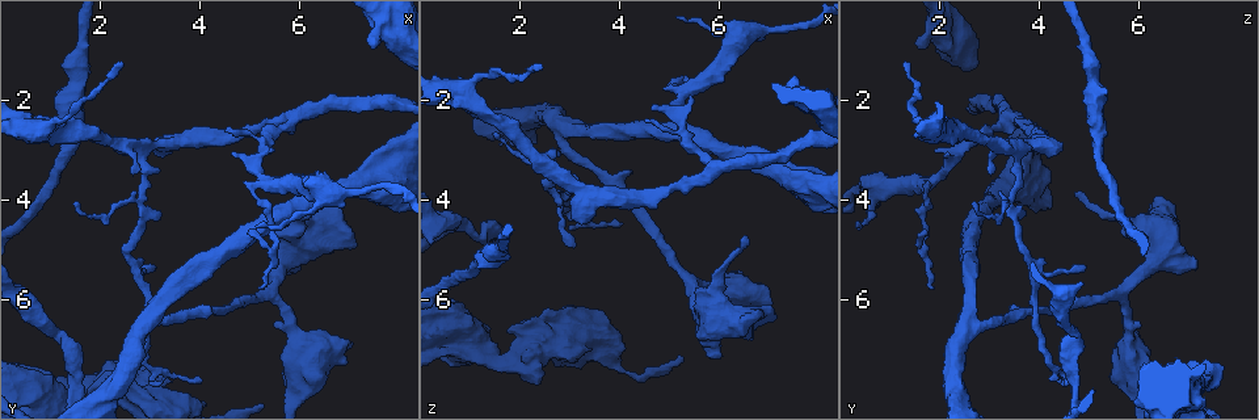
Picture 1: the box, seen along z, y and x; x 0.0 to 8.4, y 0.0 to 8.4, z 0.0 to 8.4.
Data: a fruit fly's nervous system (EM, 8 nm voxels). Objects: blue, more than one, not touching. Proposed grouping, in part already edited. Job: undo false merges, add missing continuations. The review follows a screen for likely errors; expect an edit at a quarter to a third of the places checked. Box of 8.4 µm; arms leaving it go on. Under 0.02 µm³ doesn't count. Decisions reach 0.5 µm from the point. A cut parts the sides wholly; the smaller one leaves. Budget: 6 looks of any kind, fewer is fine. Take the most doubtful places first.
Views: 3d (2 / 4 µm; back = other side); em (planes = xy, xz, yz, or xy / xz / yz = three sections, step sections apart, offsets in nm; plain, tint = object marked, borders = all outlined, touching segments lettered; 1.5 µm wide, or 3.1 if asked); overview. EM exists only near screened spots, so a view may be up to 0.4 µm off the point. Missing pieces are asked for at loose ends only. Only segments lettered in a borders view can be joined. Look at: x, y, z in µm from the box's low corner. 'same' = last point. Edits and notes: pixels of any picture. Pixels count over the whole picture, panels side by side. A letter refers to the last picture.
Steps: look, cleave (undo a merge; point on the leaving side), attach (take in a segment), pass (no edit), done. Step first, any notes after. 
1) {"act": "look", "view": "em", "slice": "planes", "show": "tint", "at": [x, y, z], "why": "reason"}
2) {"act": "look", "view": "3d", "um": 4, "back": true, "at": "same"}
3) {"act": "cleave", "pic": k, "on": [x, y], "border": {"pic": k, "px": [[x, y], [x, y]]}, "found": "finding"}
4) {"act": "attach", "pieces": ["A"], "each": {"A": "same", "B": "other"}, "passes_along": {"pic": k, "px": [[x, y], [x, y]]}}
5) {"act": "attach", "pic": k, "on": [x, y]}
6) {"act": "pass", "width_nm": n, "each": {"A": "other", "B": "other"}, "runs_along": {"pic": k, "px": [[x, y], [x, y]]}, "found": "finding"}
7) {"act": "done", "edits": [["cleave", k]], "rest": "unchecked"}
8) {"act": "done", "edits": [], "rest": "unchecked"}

{"act": "look", "view": "em", "slice": "planes", "show": "borders", "at": [5.90, 5.40, 7.15], "why": "an open end"}

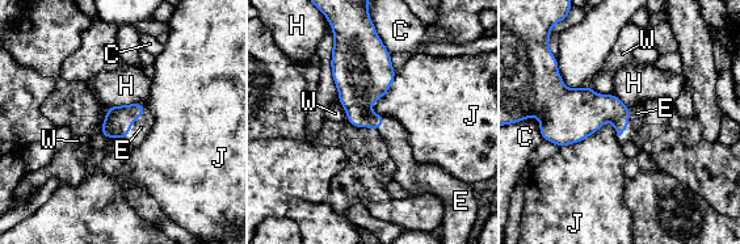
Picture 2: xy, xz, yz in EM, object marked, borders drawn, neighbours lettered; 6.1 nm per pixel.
{"act": "attach", "pieces": ["E"], "longest_contact_nm": ["J", 380], "each": {"C": "other", "E": "same", "H": "other", "J": "other", "W": "other"}, "passes_along": {"pic": 2, "px": [[118, 120], [133, 122], [141, 127]]}, "found": "the neuron continues"}

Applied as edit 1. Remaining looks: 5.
{"act": "look", "view": "overview", "why": "redraw"}

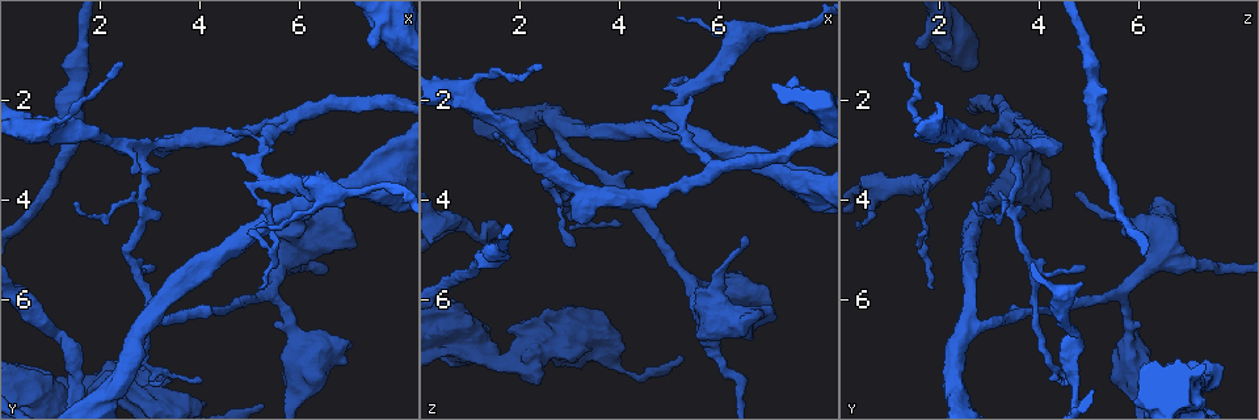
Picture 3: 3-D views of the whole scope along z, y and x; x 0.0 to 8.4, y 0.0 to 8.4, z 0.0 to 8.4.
{"act": "look", "view": "3d", "um": 4, "at": [1.25, 6.65, 4.75], "why": "thin neck"}

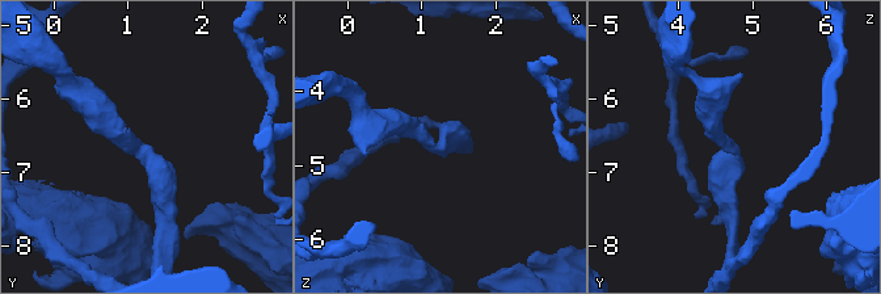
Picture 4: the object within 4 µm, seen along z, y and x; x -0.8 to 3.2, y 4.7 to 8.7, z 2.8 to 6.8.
{"act": "look", "view": "em", "slice": "xy", "step": 4, "show": "borders", "at": [1.20, 6.70, 4.75], "arm_widths_nm": [300, 320], "why": "shape alone is not enough"}

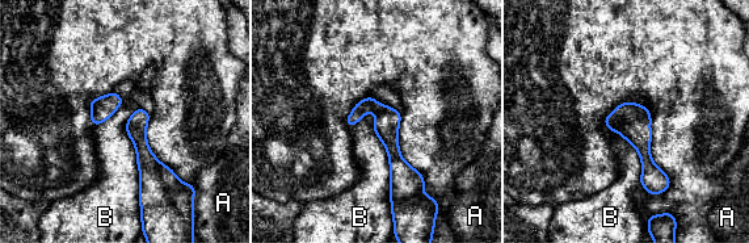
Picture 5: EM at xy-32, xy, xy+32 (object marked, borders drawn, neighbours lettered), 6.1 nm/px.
{"act": "pass", "longest_contact_nm": ["B", 600], "each": {"A": "other", "B": "other"}, "runs_along": {"pic": 5, "px": [[369, 100], [387, 118], [396, 195]]}, "found": "continuous, no second neuron"}

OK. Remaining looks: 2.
{"act": "look", "view": "em", "slice": "planes", "show": "borders", "at": [2.95, 7.60, 4.60], "why": "free end"}

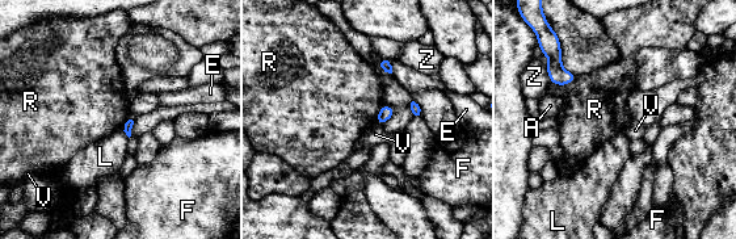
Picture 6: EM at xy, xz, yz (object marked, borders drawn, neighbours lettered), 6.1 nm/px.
{"act": "pass", "each": {"A": "other", "E": "other", "F": "other", "L": "other", "R": "other", "V": "other", "Z": "other"}, "border": {"pic": 6, "px": [[576, 75], [564, 84], [551, 82]]}, "found": "no lettered segment goes on from it"}

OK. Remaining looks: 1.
{"act": "done", "edits": [["attach", 2]], "rest": "unchecked"}

